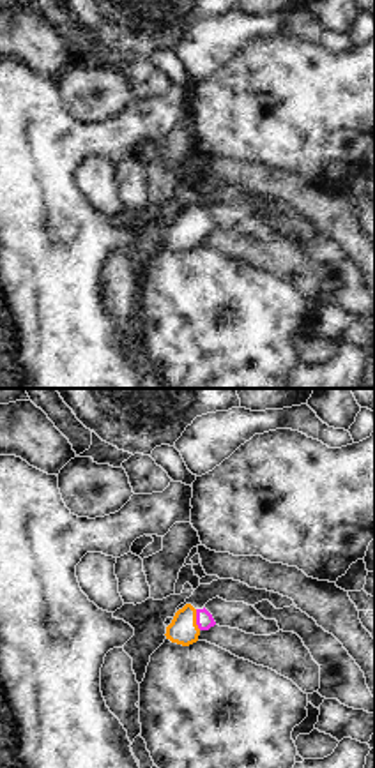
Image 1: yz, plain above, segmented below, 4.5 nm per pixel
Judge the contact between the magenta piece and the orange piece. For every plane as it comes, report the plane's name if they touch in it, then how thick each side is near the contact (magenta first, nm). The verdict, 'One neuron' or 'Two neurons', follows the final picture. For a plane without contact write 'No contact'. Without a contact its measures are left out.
Touches magenta in yz. Thickness 80 nm (magenta) against 130 nm.

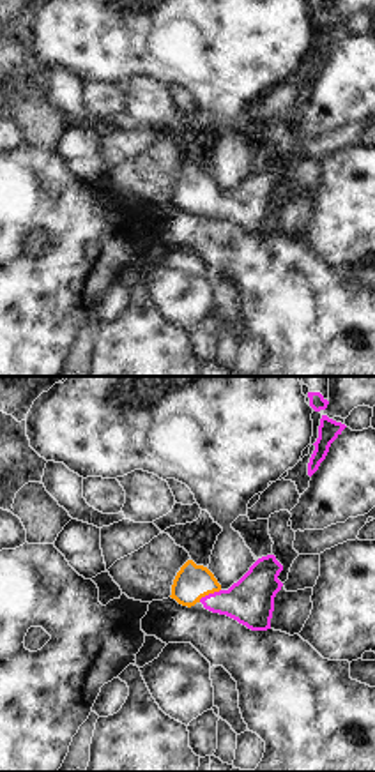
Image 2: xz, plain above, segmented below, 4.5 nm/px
Touches magenta in xz. Thickness 220 nm (magenta) against 160 nm.

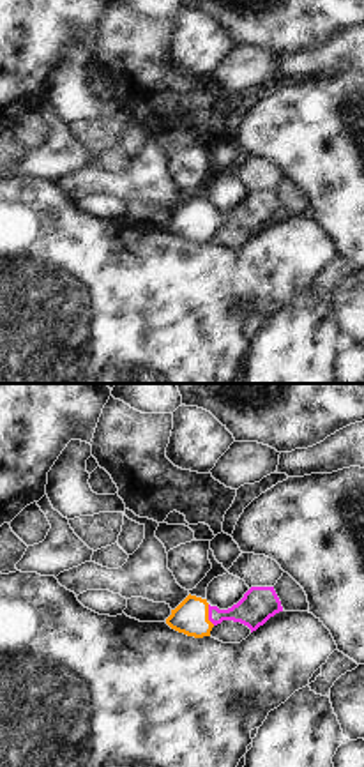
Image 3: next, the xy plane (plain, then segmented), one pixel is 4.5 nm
Touches magenta in xy. Thickness 160 nm (magenta) against 160 nm.

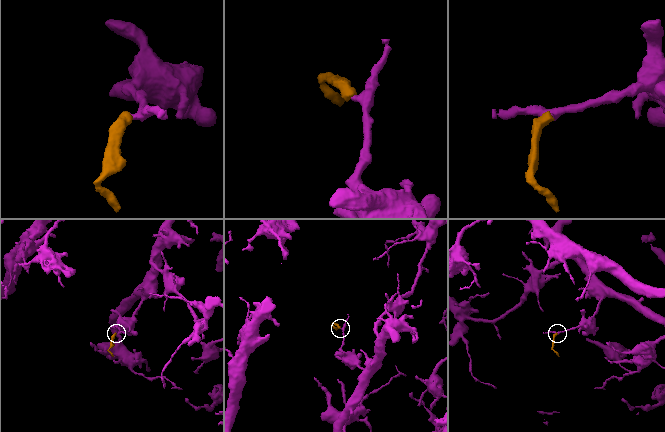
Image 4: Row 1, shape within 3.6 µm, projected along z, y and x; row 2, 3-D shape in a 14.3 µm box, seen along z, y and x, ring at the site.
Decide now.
One neuron.

